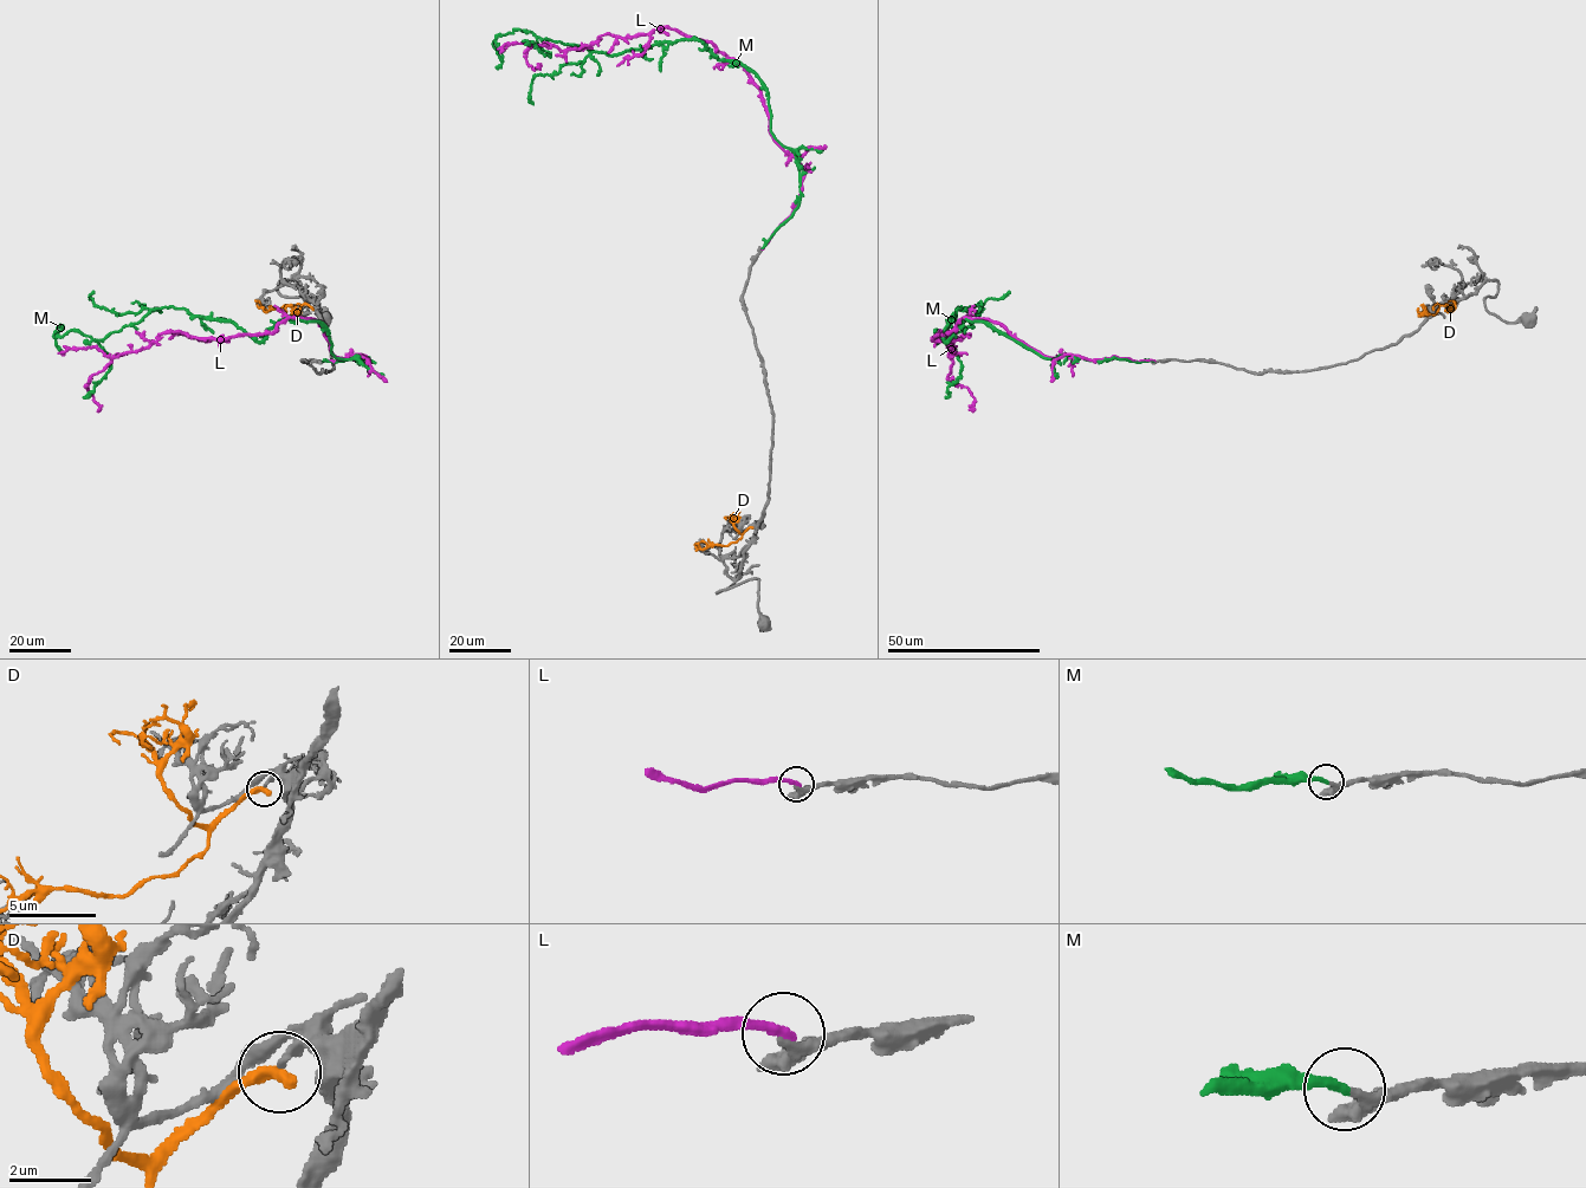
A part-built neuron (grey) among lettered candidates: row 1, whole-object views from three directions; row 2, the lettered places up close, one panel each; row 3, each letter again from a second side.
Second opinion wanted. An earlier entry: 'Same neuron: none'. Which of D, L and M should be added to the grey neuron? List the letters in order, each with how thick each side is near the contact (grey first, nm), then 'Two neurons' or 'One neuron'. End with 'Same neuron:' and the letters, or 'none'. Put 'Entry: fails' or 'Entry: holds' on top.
Entry: fails
D: Thickness 200 nm (grey) against 360 nm. Two neurons
L: Thickness 280 nm (grey) against 260 nm. Two neurons
M: Thickness 260 nm (grey) against 280 nm. One neuron
Same neuron: M

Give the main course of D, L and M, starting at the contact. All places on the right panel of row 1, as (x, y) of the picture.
D: (1432, 309), (1447, 303), (1452, 310), (1454, 302), (1448, 302)
L: (1153, 361), (1047, 357), (963, 317), (932, 338), (956, 352), (947, 377), (972, 411)
M: (1153, 361), (1046, 358), (966, 319), (945, 341), (960, 305), (945, 338), (934, 333), (975, 328)

